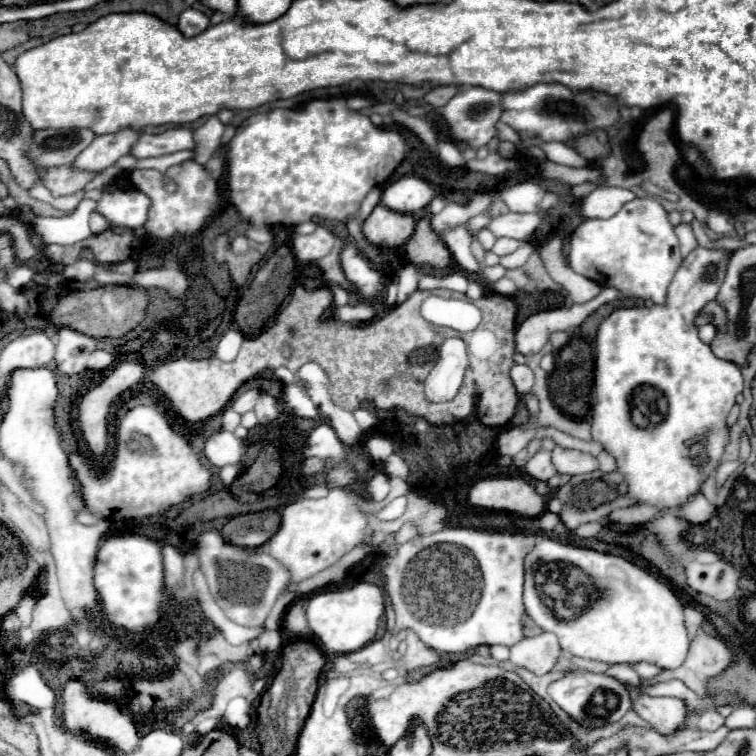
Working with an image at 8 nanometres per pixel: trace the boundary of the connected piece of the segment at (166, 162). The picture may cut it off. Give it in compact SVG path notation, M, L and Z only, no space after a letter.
M177 151L165 157L149 157L149 159L141 159L135 163L133 169L157 169L157 171L165 171L171 165L183 163L187 159L193 159L193 151Z

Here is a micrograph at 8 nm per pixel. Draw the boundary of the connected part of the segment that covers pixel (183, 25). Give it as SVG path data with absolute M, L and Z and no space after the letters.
M185 9L179 15L177 21L177 29L185 35L185 37L195 37L201 31L205 31L209 27L209 17L197 9Z

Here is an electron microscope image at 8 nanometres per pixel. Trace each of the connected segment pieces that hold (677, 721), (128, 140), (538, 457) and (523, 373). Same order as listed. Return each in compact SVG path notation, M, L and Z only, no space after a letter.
M627 685L627 689L629 689L631 701L633 701L633 711L639 717L643 717L647 723L651 723L655 731L673 733L675 729L685 725L687 707L681 699L677 699L677 697L651 697L633 685Z
M123 129L119 133L111 133L111 135L99 135L91 141L91 145L87 145L71 163L71 167L79 169L79 171L91 171L91 173L99 173L103 169L107 169L109 165L113 165L119 157L129 153L129 145L133 145L133 141L137 141L139 133L133 129Z
M539 449L527 463L527 473L537 479L537 481L547 481L549 477L553 477L557 471L553 467L551 461L551 451L547 449Z
M515 365L511 369L511 381L517 389L517 395L527 395L533 387L533 371L527 365Z

